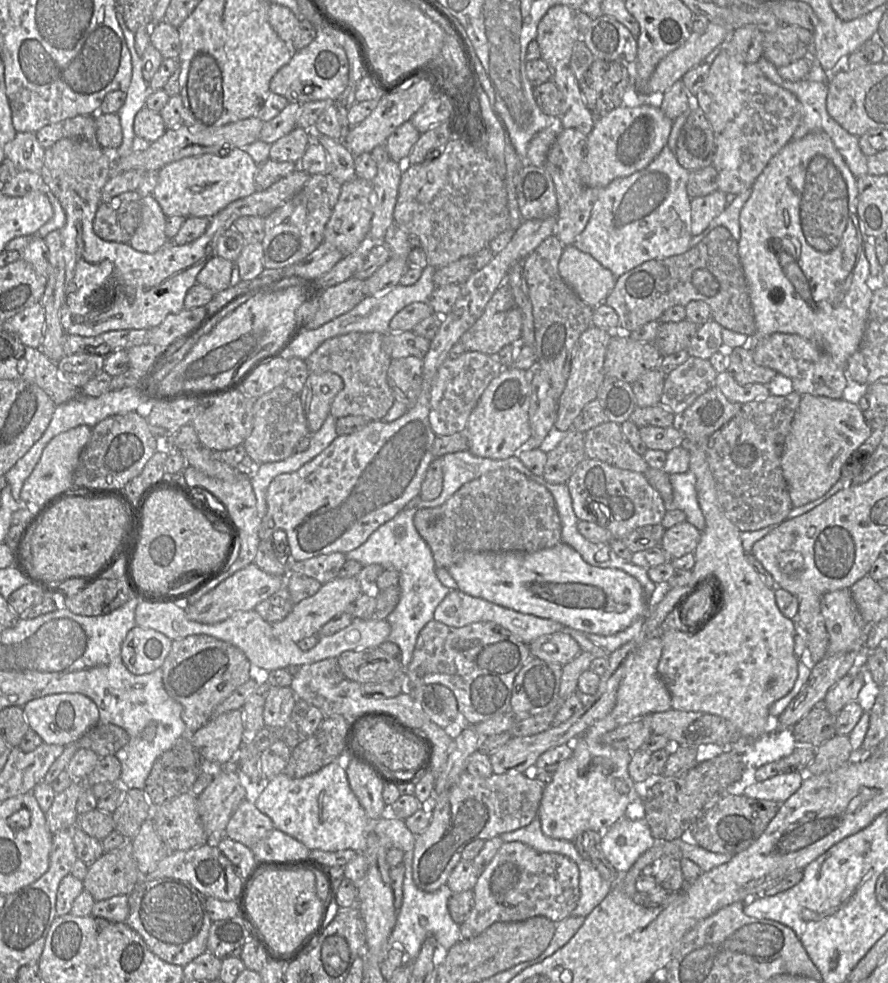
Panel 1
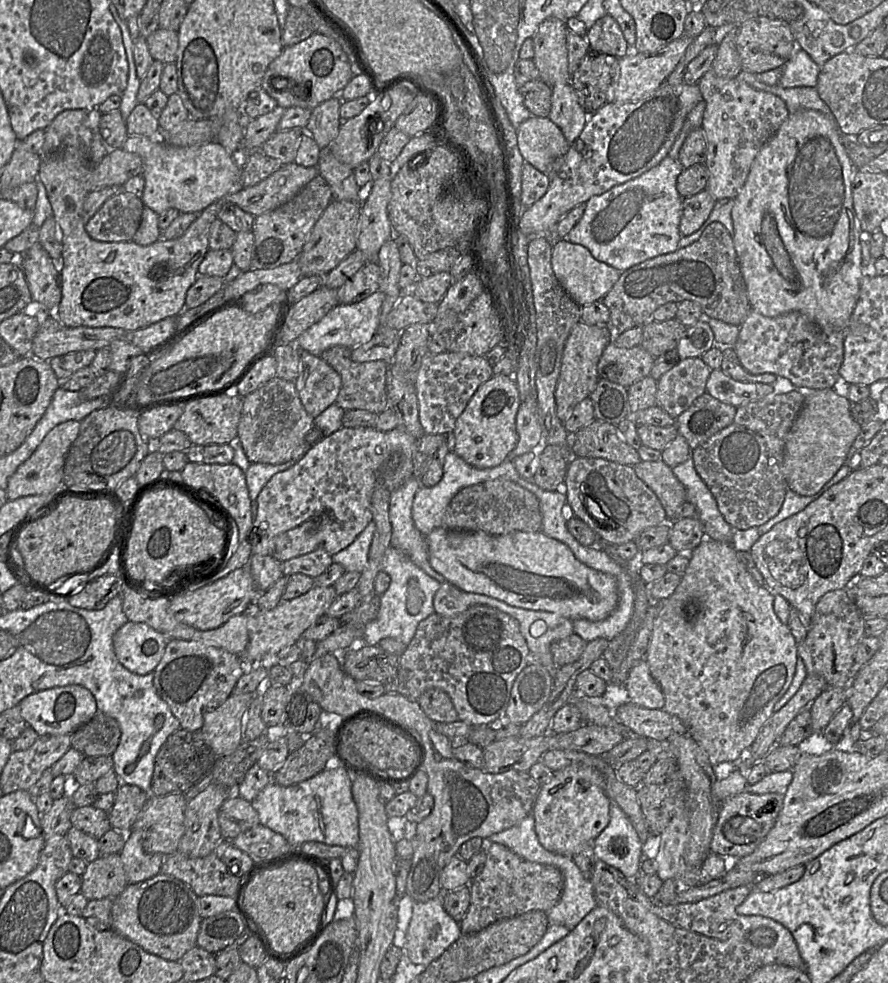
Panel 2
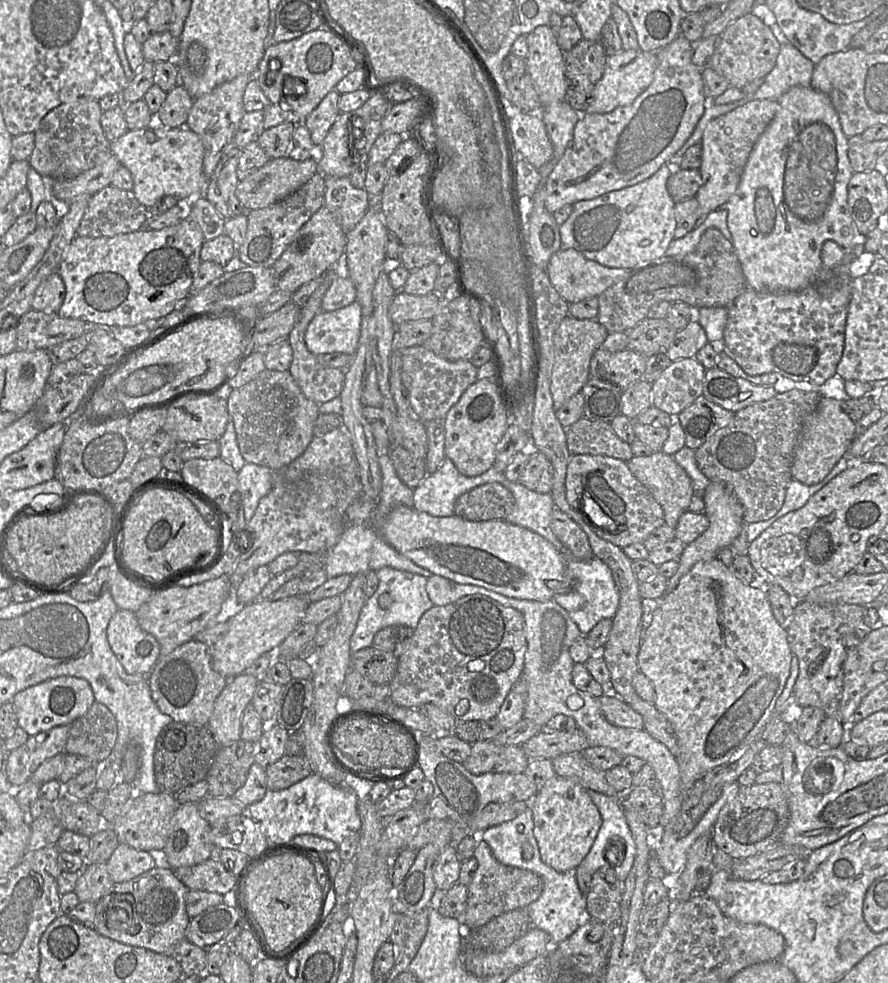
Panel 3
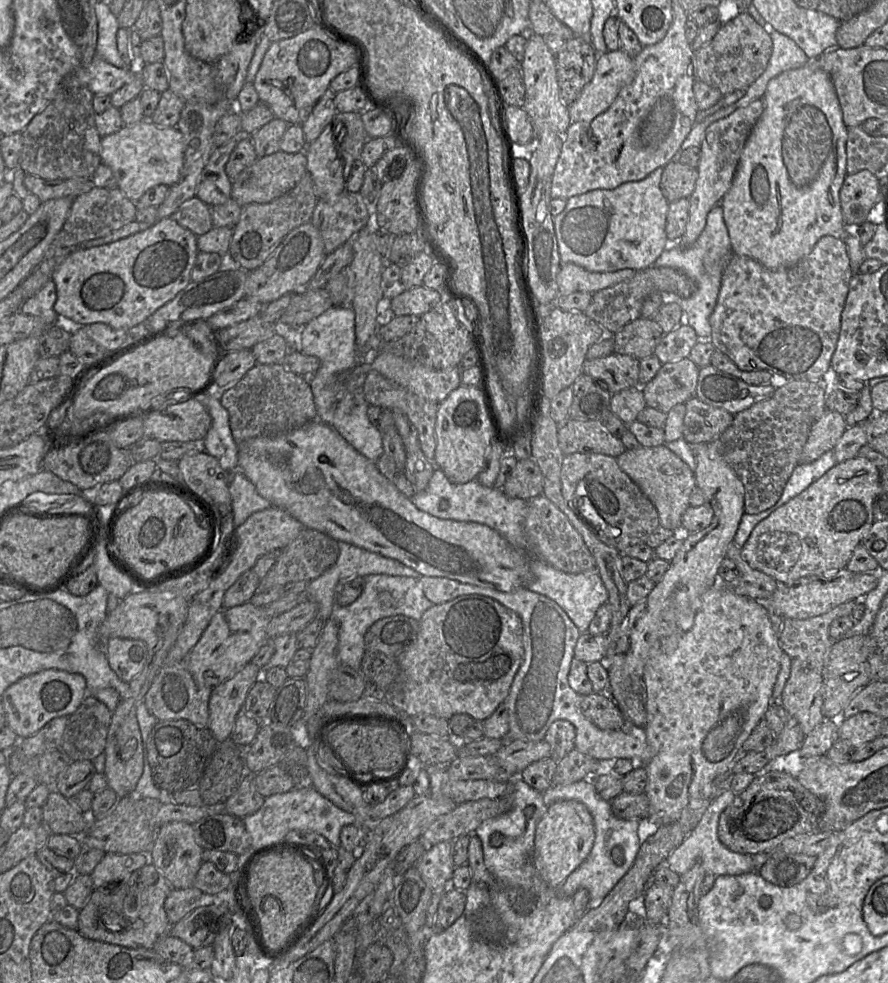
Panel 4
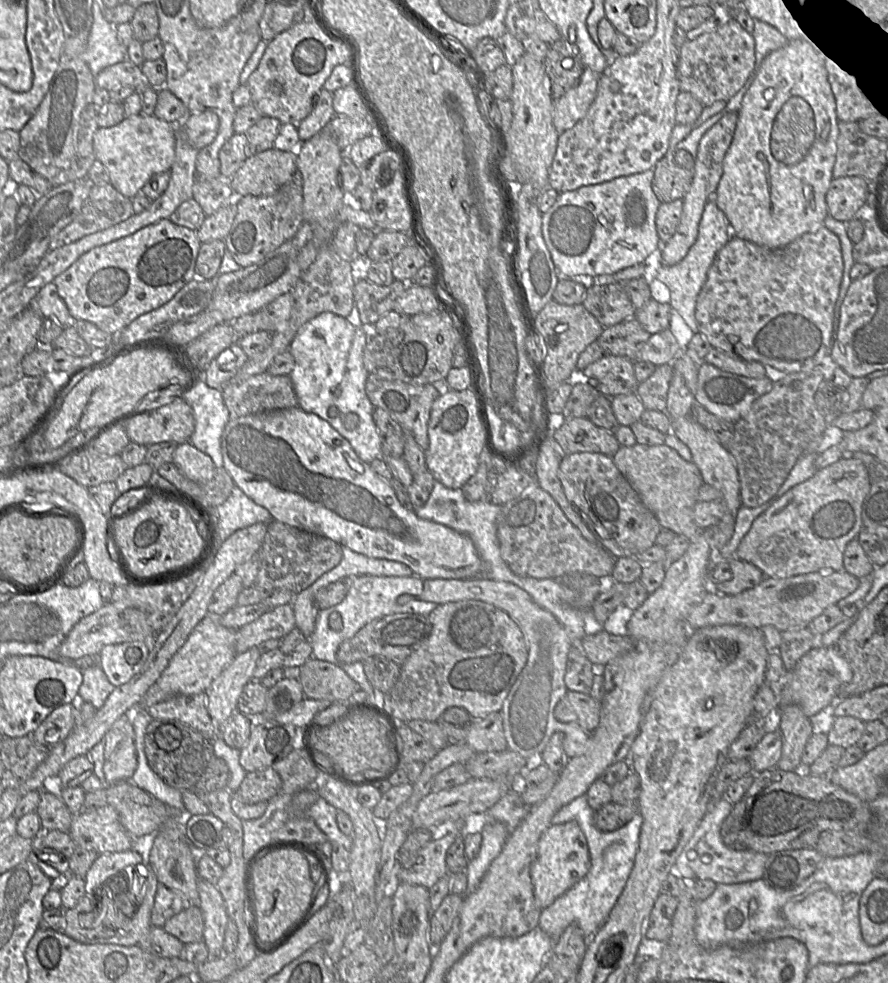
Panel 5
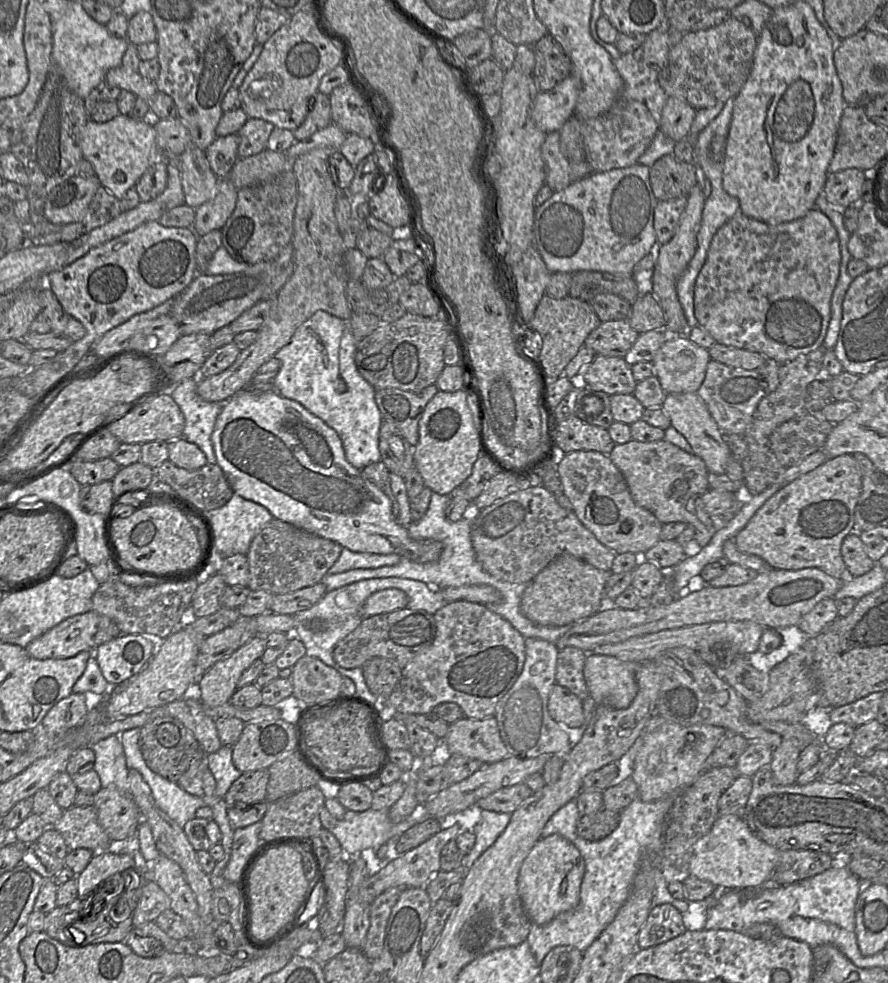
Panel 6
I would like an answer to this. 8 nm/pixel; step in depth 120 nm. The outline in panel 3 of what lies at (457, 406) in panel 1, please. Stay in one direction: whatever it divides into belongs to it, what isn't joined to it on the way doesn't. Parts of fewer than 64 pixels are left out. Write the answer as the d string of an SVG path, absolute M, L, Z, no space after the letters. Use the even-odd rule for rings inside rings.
M424 346L407 347L399 351L403 383L409 391L411 407L422 422L445 419L464 391L477 381L478 368L468 360L448 361Z

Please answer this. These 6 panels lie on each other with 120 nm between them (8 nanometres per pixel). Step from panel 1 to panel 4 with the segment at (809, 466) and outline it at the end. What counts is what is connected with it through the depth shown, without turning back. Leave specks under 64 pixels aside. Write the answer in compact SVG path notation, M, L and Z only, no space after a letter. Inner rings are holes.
M826 409L811 428L798 464L811 463L825 452L832 451L847 427L845 416Z

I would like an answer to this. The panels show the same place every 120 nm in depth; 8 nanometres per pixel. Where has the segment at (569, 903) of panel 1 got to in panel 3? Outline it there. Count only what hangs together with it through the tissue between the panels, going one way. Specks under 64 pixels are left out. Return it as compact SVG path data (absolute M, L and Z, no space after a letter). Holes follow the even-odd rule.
M478 841L474 857L478 862L478 868L467 886L467 908L461 918L465 931L476 930L503 913L526 909L542 894L544 884L538 874L527 869L501 864L485 841Z

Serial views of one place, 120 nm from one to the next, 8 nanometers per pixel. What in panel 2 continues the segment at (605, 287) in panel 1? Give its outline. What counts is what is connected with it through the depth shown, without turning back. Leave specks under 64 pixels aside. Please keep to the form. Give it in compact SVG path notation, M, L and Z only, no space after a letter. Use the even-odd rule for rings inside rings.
M563 238L556 239L553 242L551 265L560 285L581 307L596 301L602 301L624 272L598 261L586 247Z

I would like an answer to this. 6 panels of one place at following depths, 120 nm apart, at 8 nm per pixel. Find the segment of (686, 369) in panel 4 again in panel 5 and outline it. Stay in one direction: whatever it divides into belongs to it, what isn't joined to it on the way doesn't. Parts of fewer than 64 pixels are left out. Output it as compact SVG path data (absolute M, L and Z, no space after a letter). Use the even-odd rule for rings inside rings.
M666 363L656 367L647 380L638 384L635 393L642 401L645 409L666 411L672 375L672 363Z

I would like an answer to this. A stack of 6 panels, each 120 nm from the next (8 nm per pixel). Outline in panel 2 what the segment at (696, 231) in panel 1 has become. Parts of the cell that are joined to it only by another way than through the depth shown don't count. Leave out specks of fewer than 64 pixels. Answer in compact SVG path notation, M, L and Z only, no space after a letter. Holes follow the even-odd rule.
M705 189L683 199L679 224L680 233L689 236L697 231L715 208L716 200Z

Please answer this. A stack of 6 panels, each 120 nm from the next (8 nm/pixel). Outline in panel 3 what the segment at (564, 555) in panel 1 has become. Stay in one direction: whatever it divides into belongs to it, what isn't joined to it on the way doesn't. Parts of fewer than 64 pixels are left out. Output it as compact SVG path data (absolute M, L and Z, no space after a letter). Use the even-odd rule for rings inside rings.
M396 506L380 528L385 541L415 564L459 584L480 586L507 597L548 601L572 589L565 556L543 536L504 520L469 521L458 516L433 517L413 507Z

